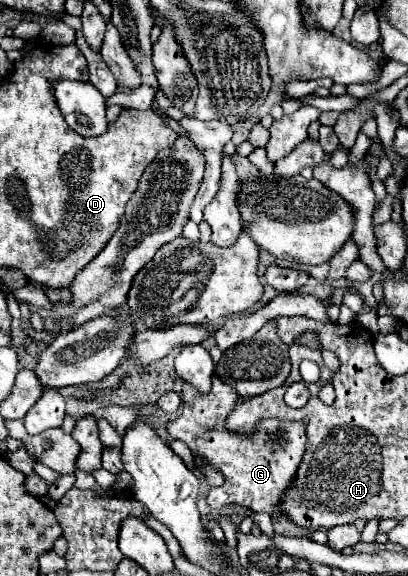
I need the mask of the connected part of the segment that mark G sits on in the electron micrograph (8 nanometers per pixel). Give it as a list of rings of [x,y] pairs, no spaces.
[[[213,376],[213,388],[209,396],[201,396],[193,386],[185,384],[181,414],[175,420],[169,420],[165,424],[171,438],[181,440],[189,446],[193,456],[203,458],[209,466],[219,470],[225,478],[221,486],[211,489],[207,496],[210,507],[220,510],[228,504],[241,504],[247,506],[253,512],[269,512],[279,514],[279,498],[285,492],[285,488],[291,484],[301,456],[303,448],[307,444],[305,438],[305,424],[295,422],[281,422],[281,420],[263,420],[259,432],[253,438],[237,436],[227,432],[225,418],[229,410],[237,402],[237,392],[229,388],[229,384],[223,384],[217,376]]]

